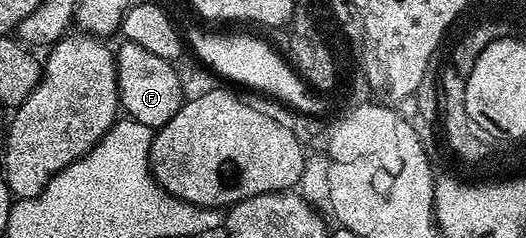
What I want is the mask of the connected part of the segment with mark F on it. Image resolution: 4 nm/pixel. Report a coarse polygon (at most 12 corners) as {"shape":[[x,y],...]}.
{"shape":[[123,42],[122,111],[152,130],[185,99],[176,65]]}

